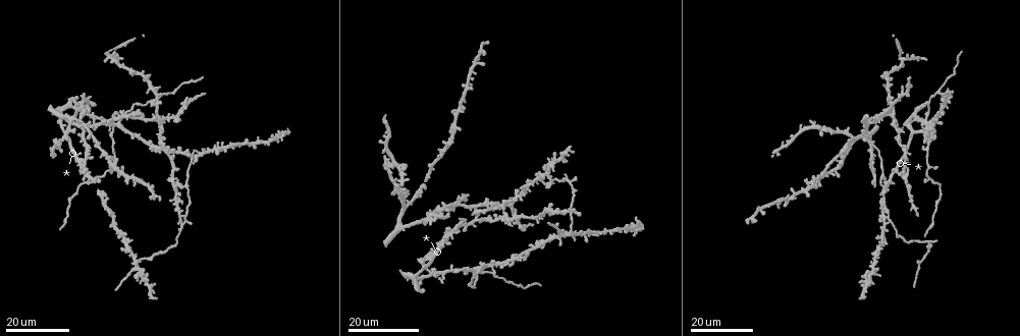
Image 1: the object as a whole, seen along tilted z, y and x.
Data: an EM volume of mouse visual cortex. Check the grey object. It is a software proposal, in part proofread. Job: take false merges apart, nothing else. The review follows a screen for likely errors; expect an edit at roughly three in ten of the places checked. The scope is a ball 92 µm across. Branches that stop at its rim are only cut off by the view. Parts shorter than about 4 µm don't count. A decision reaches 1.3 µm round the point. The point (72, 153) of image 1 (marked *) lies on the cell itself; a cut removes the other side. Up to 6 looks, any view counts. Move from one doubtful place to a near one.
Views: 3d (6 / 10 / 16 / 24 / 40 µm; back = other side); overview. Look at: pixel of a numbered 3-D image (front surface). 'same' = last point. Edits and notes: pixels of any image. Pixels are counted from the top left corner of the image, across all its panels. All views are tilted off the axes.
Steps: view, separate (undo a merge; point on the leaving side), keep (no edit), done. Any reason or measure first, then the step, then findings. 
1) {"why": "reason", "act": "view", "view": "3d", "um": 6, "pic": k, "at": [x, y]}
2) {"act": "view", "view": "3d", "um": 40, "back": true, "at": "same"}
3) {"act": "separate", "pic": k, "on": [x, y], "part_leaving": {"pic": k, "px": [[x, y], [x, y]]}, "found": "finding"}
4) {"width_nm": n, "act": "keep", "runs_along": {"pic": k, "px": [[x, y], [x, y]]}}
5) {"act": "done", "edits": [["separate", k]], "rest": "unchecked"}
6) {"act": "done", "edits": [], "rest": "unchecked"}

{"why": "three arms meet", "act": "view", "view": "3d", "um": 16, "pic": 1, "at": [117, 126]}

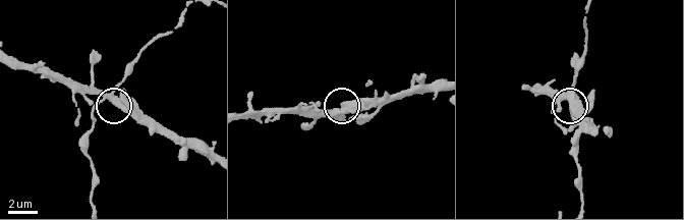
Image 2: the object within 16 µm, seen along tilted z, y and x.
{"act": "view", "view": "3d", "um": 10, "pic": 2, "at": [108, 97]}

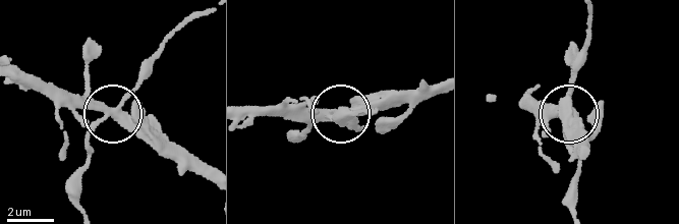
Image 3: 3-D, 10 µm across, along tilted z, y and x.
{"act": "keep", "runs_along": {"pic": 3, "px": [[16, 67], [96, 101], [110, 113], [94, 131], [79, 172]]}, "found": "all the same cell"}

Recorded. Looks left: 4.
{"act": "view", "view": "3d", "um": 16, "pic": 1, "at": [458, 204]}

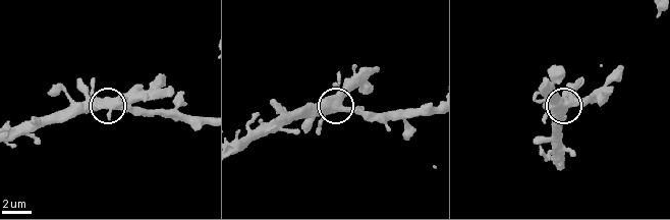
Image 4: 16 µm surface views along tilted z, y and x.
{"act": "view", "view": "3d", "um": 10, "pic": 4, "at": [341, 101]}

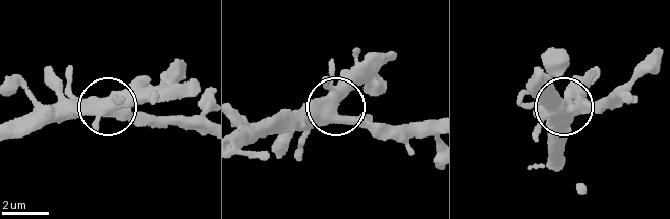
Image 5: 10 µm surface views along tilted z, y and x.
{"width_nm": 510, "act": "keep", "runs_along": {"pic": 5, "px": [[564, 158], [569, 114], [537, 90]]}, "found": "all the same cell"}

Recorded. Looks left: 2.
{"why": "three arms meet", "act": "view", "view": "3d", "um": 24, "pic": 1, "at": [450, 233]}

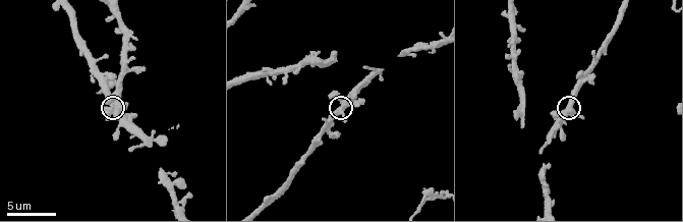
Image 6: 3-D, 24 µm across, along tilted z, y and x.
{"why": "zoom in", "act": "view", "view": "3d", "um": 10, "pic": 6, "at": [344, 103]}

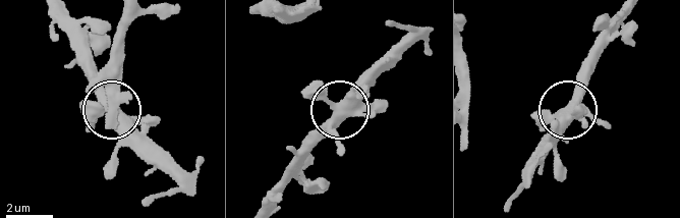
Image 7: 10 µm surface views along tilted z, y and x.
{"act": "keep", "found": "all the same cell"}

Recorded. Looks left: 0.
{"act": "done", "edits": [], "rest": "unchecked"}

